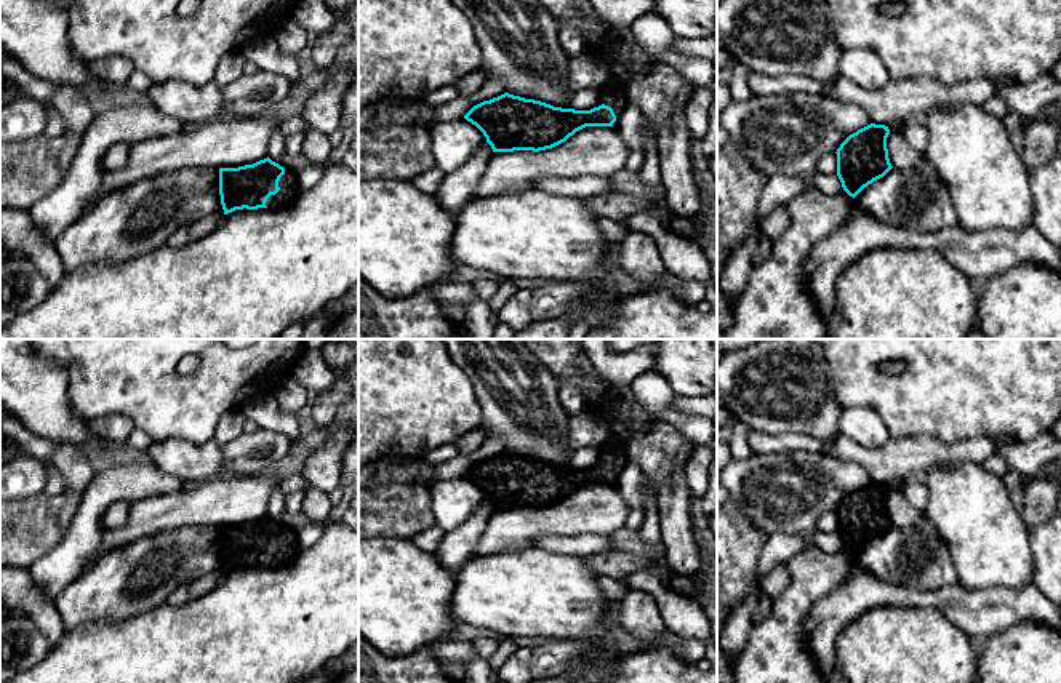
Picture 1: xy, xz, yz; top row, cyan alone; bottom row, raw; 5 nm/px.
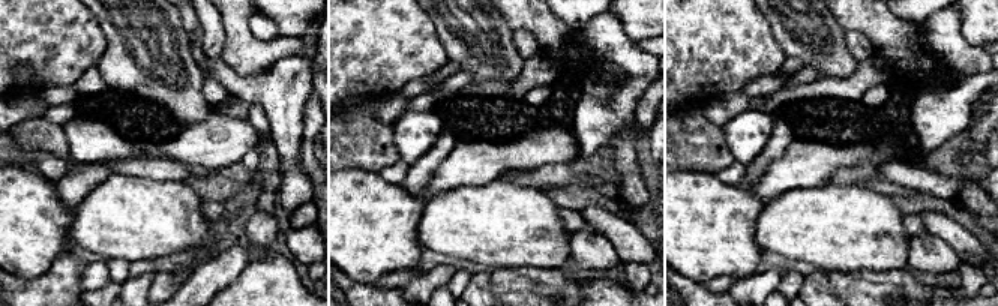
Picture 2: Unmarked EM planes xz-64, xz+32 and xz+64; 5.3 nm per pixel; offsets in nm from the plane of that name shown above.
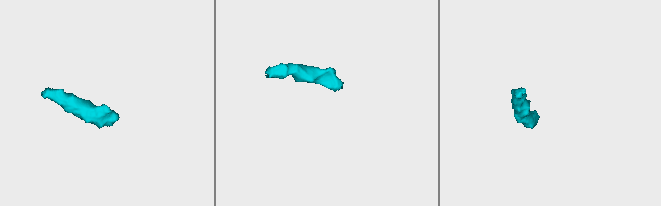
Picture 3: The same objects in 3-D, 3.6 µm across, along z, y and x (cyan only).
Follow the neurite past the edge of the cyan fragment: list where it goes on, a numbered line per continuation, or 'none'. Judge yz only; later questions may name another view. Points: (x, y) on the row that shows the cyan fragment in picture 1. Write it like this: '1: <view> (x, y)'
none

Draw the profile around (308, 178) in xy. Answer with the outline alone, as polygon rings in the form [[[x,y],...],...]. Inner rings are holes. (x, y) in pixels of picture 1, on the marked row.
[[[309,165],[299,171],[296,171],[298,186],[301,190],[309,190],[317,186],[317,182],[323,176],[322,165]]]

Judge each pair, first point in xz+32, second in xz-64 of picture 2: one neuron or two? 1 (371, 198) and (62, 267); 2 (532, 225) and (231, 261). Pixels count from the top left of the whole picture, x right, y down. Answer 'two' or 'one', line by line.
1: two
2: two

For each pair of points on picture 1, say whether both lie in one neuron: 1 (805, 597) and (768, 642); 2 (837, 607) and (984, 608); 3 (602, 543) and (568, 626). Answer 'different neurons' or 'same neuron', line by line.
1: same neuron
2: same neuron
3: different neurons

